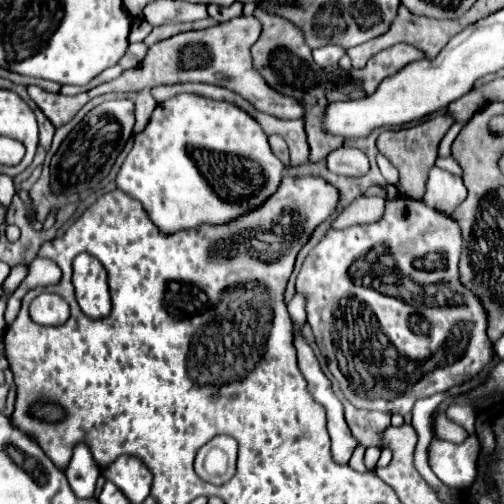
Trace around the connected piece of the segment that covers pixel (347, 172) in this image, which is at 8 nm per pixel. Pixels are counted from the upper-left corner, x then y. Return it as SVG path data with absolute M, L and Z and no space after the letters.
M346 144L330 152L326 162L328 162L330 172L350 177L361 176L357 174L366 174L370 170L368 156L362 150L346 146Z

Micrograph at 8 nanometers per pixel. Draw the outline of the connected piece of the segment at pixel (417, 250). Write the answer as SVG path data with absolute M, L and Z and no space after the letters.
M404 196L386 200L384 216L378 222L354 224L344 230L328 230L324 234L324 238L318 242L318 246L310 250L310 254L306 256L302 270L296 278L296 290L304 292L308 296L308 304L306 304L308 324L312 330L322 330L322 344L318 344L320 352L322 352L322 356L326 356L328 368L330 368L332 376L340 382L340 388L350 404L354 404L356 408L382 410L382 412L406 416L412 410L412 404L420 398L420 394L430 392L430 396L432 396L436 392L446 392L454 386L460 386L460 384L476 378L490 364L490 360L494 356L494 344L486 334L488 316L486 316L486 310L484 310L480 298L460 282L460 274L458 274L460 252L462 252L462 232L460 232L460 226L456 224L456 220L452 220L450 216L446 216L434 208L428 208L420 200L412 200L412 198L404 198Z

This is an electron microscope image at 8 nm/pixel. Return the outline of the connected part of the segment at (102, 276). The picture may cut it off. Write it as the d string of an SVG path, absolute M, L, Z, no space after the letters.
M90 254L74 258L75 297L86 316L104 318L110 312L106 272L102 264Z

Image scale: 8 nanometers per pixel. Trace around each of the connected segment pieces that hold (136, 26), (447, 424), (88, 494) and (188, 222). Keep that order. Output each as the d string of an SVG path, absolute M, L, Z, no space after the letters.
M136 18L134 22L132 22L132 32L130 32L130 42L142 42L148 34L150 34L150 30L152 30L152 26L146 22L146 20L142 20L142 18Z
M445 414L435 421L435 434L438 438L446 440L446 442L454 442L454 444L460 444L468 438L468 432L449 420Z
M86 442L76 444L74 456L66 468L66 478L72 492L78 498L92 498L94 496L94 482L100 476L100 468L92 458L92 452Z
M178 94L158 104L148 128L136 134L134 148L122 164L116 184L144 204L148 216L164 234L176 234L202 224L228 224L260 208L278 190L284 168L286 166L270 150L264 130L248 112L224 100L212 100L198 94Z

